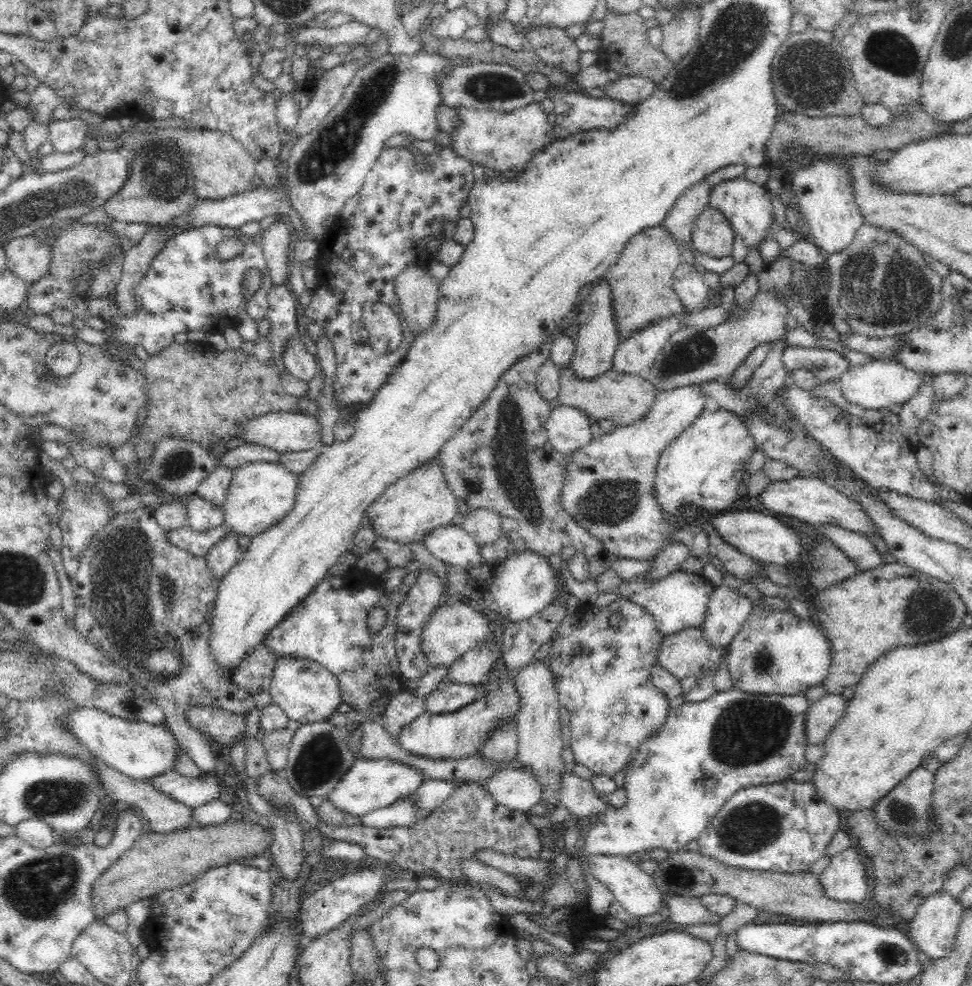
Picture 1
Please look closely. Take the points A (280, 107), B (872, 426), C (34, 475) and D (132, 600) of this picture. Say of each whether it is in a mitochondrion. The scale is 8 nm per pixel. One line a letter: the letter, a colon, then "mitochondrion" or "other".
A: other
B: other
C: other
D: mitochondrion

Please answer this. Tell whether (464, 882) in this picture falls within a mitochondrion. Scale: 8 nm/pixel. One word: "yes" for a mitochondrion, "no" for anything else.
no

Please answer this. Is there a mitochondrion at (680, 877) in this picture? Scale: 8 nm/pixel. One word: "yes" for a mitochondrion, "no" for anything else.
yes

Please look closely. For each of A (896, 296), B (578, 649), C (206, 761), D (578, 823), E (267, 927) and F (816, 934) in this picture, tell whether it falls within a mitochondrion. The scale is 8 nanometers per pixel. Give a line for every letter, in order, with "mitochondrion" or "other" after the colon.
A: mitochondrion
B: mitochondrion
C: other
D: other
E: other
F: other

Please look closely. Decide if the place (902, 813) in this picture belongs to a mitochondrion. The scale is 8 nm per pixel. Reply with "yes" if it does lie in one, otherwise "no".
yes

